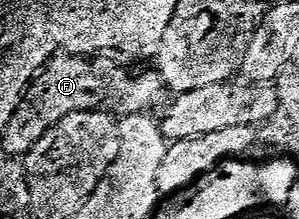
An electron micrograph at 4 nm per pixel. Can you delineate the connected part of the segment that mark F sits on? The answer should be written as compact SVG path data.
M57 55L40 70L42 74L42 107L44 117L52 117L55 125L66 115L75 113L106 113L109 115L143 114L151 110L150 107L160 97L161 82L157 74L144 73L141 77L135 77L128 69L123 69L112 59L93 59L91 56Z

